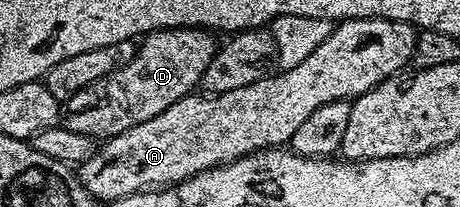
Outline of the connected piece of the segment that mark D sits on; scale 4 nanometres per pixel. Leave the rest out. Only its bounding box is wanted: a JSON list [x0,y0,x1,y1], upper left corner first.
[64,26,219,140]

